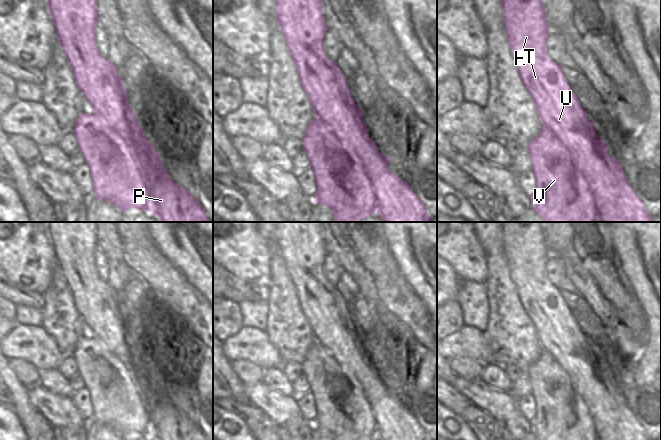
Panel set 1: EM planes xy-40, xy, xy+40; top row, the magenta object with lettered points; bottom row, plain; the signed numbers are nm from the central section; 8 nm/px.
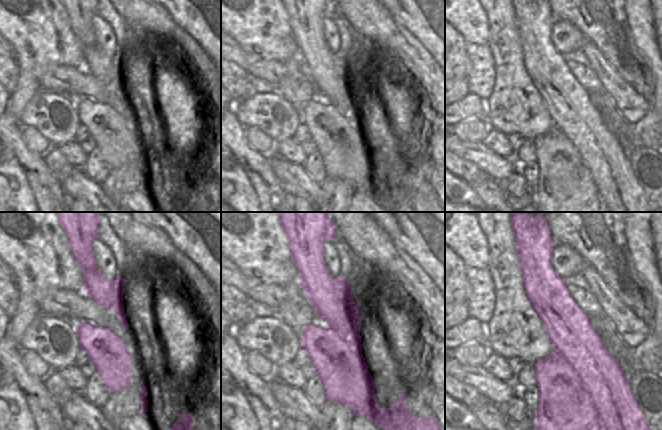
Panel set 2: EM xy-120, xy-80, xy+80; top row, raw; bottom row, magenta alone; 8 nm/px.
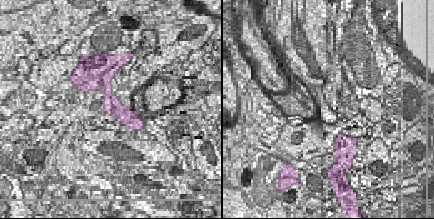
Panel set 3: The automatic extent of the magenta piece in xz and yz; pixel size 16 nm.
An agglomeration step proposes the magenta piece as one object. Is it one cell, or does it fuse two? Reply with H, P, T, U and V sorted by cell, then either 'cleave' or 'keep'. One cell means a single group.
H P T U / V; cleave

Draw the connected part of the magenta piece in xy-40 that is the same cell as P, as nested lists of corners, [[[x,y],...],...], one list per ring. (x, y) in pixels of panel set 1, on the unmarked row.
[[[47,222],[47,233],[55,249],[57,266],[67,281],[77,311],[94,337],[127,367],[137,385],[151,419],[153,439],[207,440],[197,424],[169,401],[169,397],[162,389],[162,381],[143,359],[137,340],[128,328],[123,302],[117,297],[117,292],[99,277],[95,267],[95,253],[98,249],[95,222]]]

